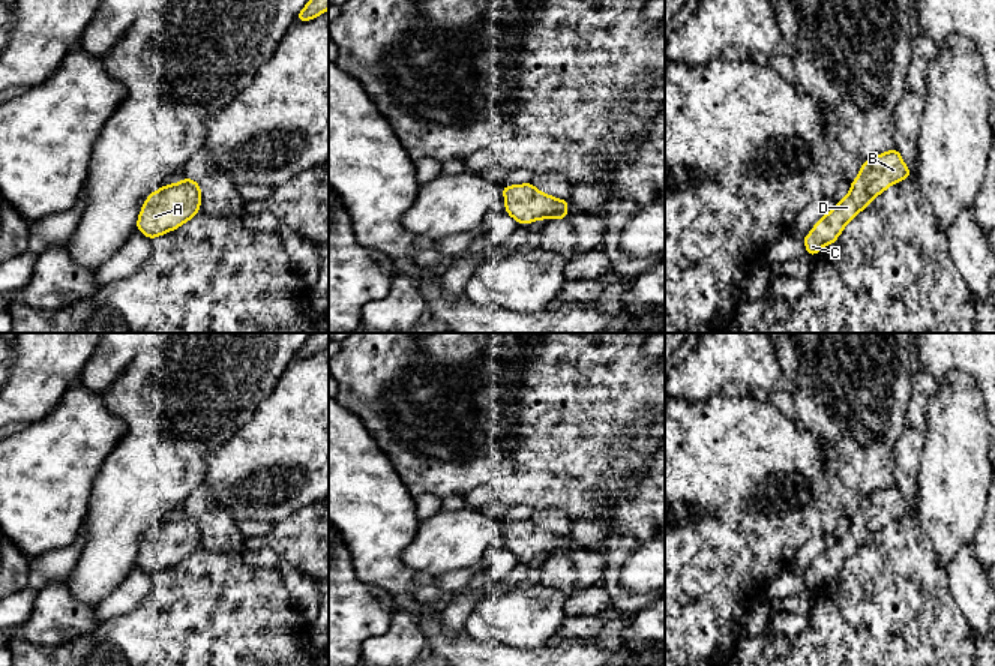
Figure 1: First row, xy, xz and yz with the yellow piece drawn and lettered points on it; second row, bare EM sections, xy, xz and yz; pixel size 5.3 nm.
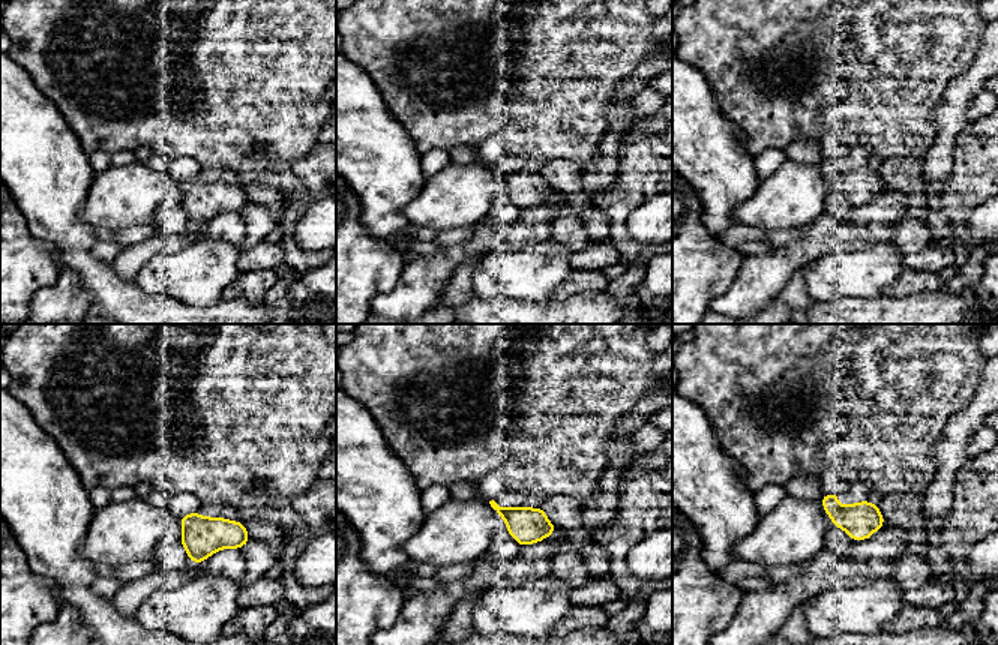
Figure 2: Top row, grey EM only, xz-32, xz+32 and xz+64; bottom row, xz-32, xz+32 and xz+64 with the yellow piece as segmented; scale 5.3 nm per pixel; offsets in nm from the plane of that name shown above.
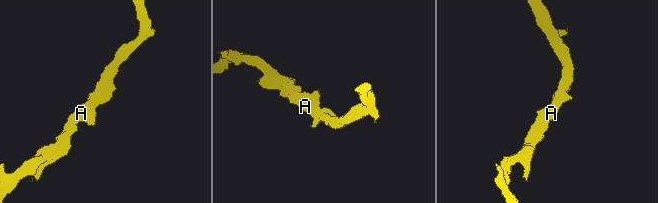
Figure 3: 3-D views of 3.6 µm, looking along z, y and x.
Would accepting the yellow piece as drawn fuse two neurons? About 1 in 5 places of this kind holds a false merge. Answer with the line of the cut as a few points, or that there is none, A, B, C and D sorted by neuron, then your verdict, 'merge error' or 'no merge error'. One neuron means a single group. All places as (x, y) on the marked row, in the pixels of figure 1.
no cut; A B C D; no merge error

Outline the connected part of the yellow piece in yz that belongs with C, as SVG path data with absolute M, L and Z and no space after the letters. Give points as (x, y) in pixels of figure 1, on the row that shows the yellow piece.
M896 148L863 162L858 177L851 182L849 194L803 237L807 254L813 256L824 244L833 244L845 225L875 196L912 174Z

